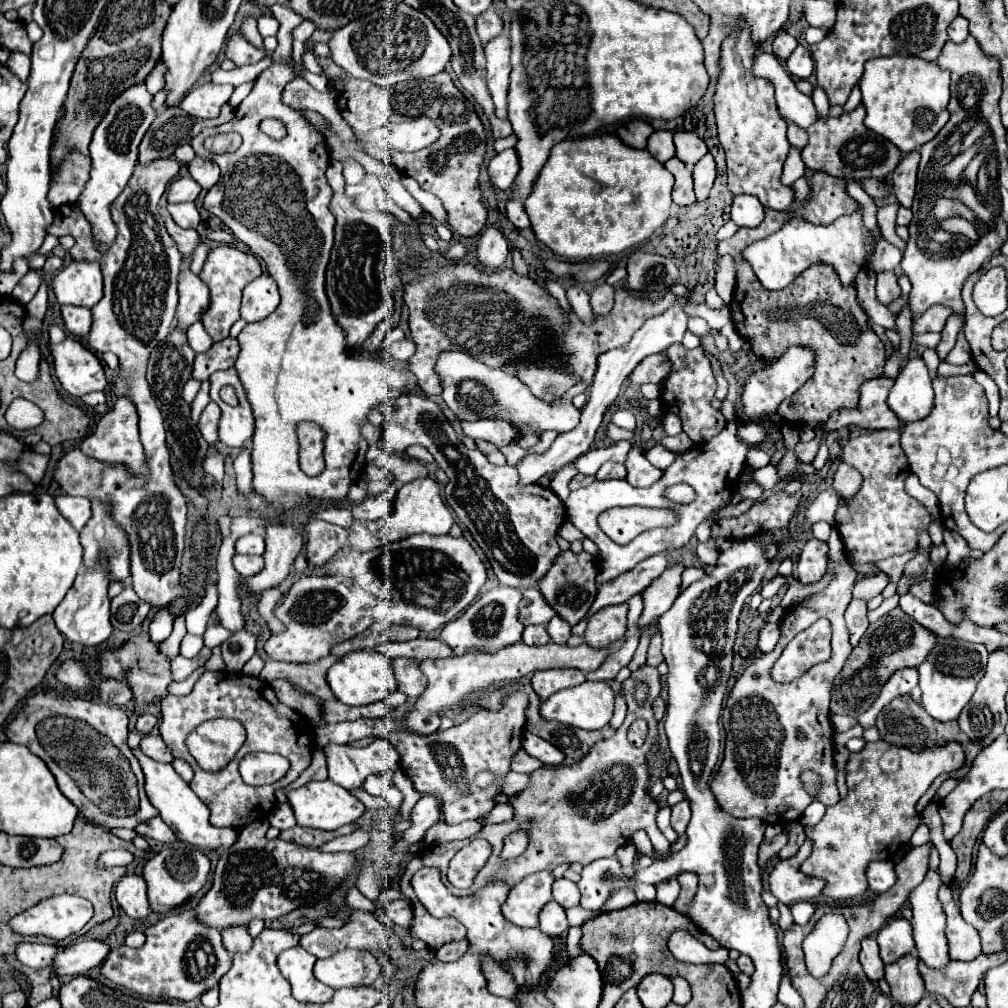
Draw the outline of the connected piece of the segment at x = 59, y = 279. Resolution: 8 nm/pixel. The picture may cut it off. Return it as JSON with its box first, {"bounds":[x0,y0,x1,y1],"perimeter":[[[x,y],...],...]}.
{"bounds":[52,261,102,307],"perimeter":[[[72,261],[52,279],[52,289],[60,305],[94,307],[102,299],[100,265]]]}

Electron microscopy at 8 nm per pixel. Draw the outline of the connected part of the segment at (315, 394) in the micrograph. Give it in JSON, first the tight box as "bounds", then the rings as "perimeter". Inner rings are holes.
{"bounds":[192,3,406,511],"perimeter":[[[278,3],[270,7],[270,13],[280,21],[278,47],[276,47],[274,53],[272,53],[272,65],[260,73],[260,77],[256,79],[256,85],[254,85],[252,93],[238,105],[234,119],[228,121],[228,123],[224,123],[224,125],[220,125],[220,127],[204,129],[200,135],[196,135],[196,137],[192,139],[192,147],[194,147],[196,155],[208,157],[208,159],[216,161],[218,167],[222,169],[222,177],[220,177],[218,185],[216,185],[212,191],[208,191],[206,197],[204,197],[204,207],[206,207],[212,215],[216,215],[218,219],[222,219],[222,221],[232,229],[232,233],[234,233],[256,257],[260,257],[260,259],[266,263],[270,277],[278,283],[278,289],[280,289],[282,301],[280,301],[280,305],[276,307],[276,311],[274,311],[272,315],[268,315],[264,321],[250,323],[250,325],[246,325],[246,327],[240,331],[240,335],[238,335],[240,355],[238,355],[238,361],[236,361],[236,371],[238,371],[238,375],[240,375],[240,379],[242,379],[242,383],[244,383],[244,387],[246,387],[248,399],[250,399],[250,403],[252,403],[254,419],[256,419],[256,431],[254,431],[254,437],[252,437],[252,443],[254,443],[254,445],[252,445],[252,473],[254,473],[254,483],[252,483],[252,485],[254,485],[254,489],[256,489],[260,495],[264,495],[264,499],[266,499],[272,507],[282,507],[284,511],[288,511],[288,509],[294,509],[294,507],[306,503],[308,497],[312,497],[312,499],[322,499],[322,501],[340,501],[340,499],[344,499],[344,497],[348,495],[348,489],[352,487],[352,483],[356,483],[356,479],[362,475],[364,461],[366,461],[364,455],[366,455],[366,451],[368,451],[368,443],[362,439],[358,425],[366,419],[368,411],[370,411],[374,405],[380,405],[380,403],[382,403],[384,399],[388,399],[390,395],[396,395],[396,393],[400,391],[402,383],[406,381],[406,377],[404,377],[402,373],[394,373],[392,369],[388,369],[386,365],[380,365],[378,361],[372,361],[372,359],[358,359],[358,357],[352,353],[352,349],[348,349],[348,345],[346,345],[346,333],[344,333],[344,329],[334,321],[334,315],[330,313],[330,301],[328,301],[328,297],[326,297],[326,287],[324,287],[324,273],[326,273],[326,265],[328,265],[328,259],[330,259],[330,249],[332,249],[332,239],[334,239],[334,223],[336,223],[334,215],[332,215],[330,209],[328,209],[330,199],[332,199],[332,189],[330,189],[330,185],[328,185],[328,181],[326,181],[326,175],[324,175],[324,173],[326,173],[326,167],[328,167],[328,163],[330,163],[330,151],[328,151],[328,147],[326,147],[326,139],[314,129],[314,125],[312,125],[300,111],[296,111],[296,109],[292,109],[292,107],[288,107],[288,105],[282,103],[282,91],[284,91],[286,83],[296,77],[296,71],[294,71],[294,67],[292,67],[292,41],[294,41],[294,39],[292,39],[292,31],[294,31],[294,27],[298,27],[298,25],[302,23],[302,17],[300,17],[298,13],[294,13],[288,5],[278,5]],[[268,117],[278,119],[278,121],[282,121],[284,125],[288,125],[288,135],[286,135],[286,139],[280,139],[280,141],[268,139],[268,135],[264,135],[264,133],[260,131],[258,123],[260,123],[262,119],[268,119]],[[222,131],[236,131],[236,133],[242,135],[244,141],[242,141],[242,145],[240,145],[240,149],[238,149],[236,153],[214,155],[214,153],[210,153],[210,151],[204,149],[204,145],[202,145],[204,139],[210,137],[210,135],[218,135],[218,133],[222,133]],[[308,301],[314,301],[316,307],[310,307]],[[300,421],[314,421],[314,423],[318,423],[318,425],[326,431],[326,441],[324,441],[326,469],[324,469],[320,475],[316,475],[316,477],[308,477],[306,473],[300,471],[300,465],[298,465],[296,423],[300,423]]]}

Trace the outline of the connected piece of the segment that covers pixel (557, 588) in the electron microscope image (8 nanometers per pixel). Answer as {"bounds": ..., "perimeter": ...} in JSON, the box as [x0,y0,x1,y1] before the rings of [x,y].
{"bounds":[538,551,596,625],"perimeter":[[[562,551],[556,559],[554,565],[546,571],[546,577],[538,581],[540,593],[544,599],[556,609],[556,613],[568,621],[570,625],[576,625],[590,609],[594,595],[596,595],[596,557],[582,551],[582,553],[572,553],[572,551]]]}

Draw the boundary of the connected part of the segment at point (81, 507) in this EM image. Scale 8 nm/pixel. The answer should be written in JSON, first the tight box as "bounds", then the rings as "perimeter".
{"bounds":[56,495,92,529],"perimeter":[[[62,495],[62,499],[58,499],[60,503],[56,503],[58,511],[74,525],[74,529],[82,529],[88,519],[92,517],[92,509],[90,509],[90,499],[88,497],[68,497]]]}

